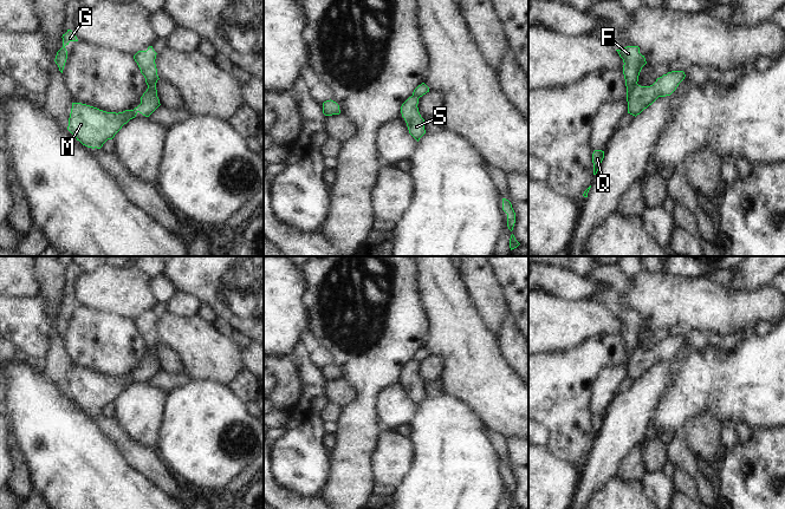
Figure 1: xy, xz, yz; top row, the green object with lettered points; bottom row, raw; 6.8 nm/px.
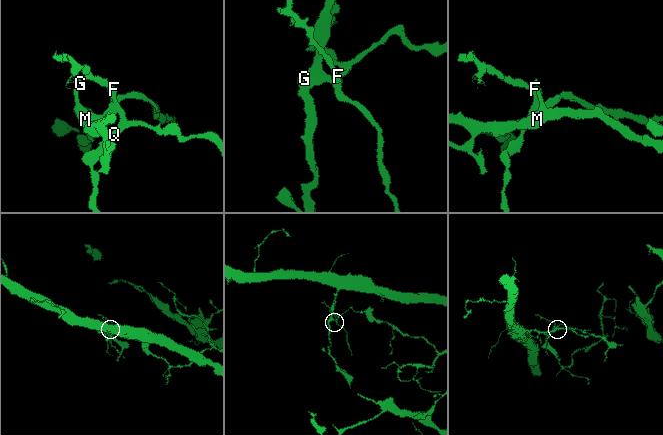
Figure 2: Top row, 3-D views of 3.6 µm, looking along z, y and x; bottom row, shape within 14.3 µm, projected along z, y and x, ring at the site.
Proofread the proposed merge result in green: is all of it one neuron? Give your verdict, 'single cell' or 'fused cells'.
fused cells

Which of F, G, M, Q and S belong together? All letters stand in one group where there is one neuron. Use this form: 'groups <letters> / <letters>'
groups F Q / G M S

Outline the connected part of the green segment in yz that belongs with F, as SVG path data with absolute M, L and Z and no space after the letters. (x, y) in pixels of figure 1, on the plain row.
M627 311L621 314L616 314L619 321L623 324L623 339L627 351L627 365L629 364L632 354L637 350L638 340L642 332L647 328L644 320L640 318L638 311Z

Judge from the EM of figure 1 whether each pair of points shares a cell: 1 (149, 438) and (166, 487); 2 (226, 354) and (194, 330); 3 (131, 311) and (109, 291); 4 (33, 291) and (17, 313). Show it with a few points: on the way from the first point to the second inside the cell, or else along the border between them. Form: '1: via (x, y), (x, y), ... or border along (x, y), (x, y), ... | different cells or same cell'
1: border along (128, 437), (142, 448), (155, 451) | different cells
2: via (218, 353), (202, 338) | same cell
3: via (125, 305), (115, 294) | same cell
4: border along (12, 298), (38, 299) | different cells

